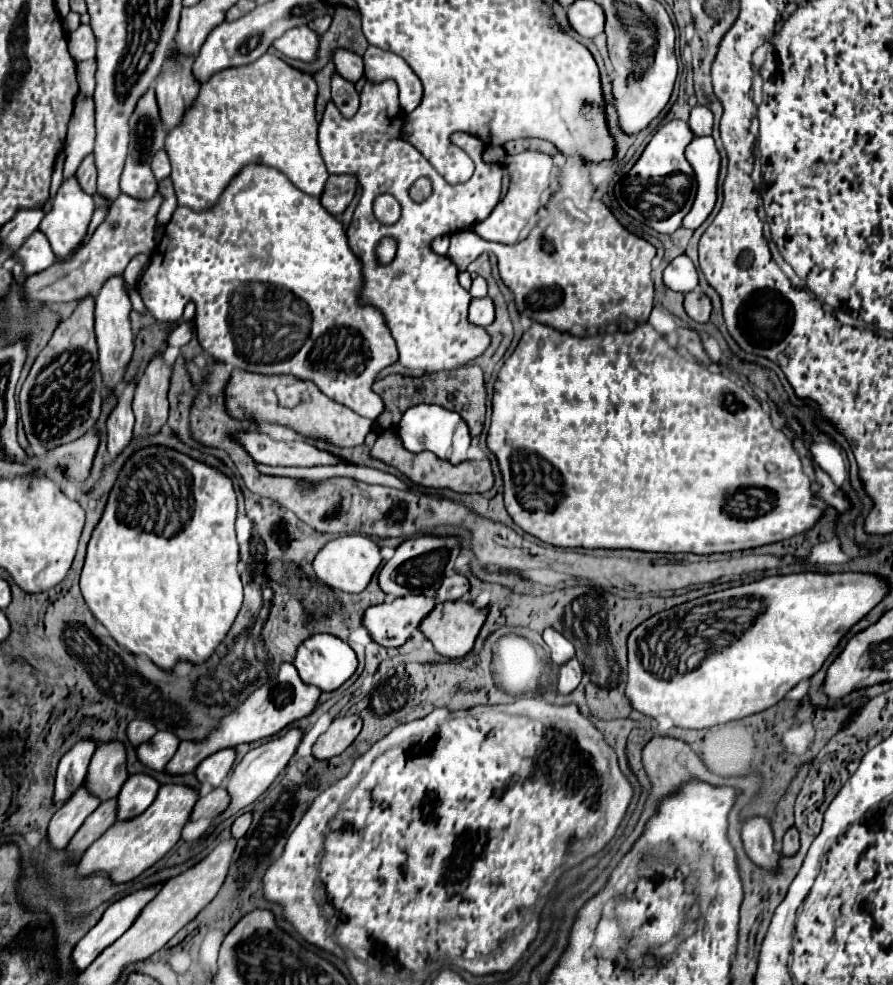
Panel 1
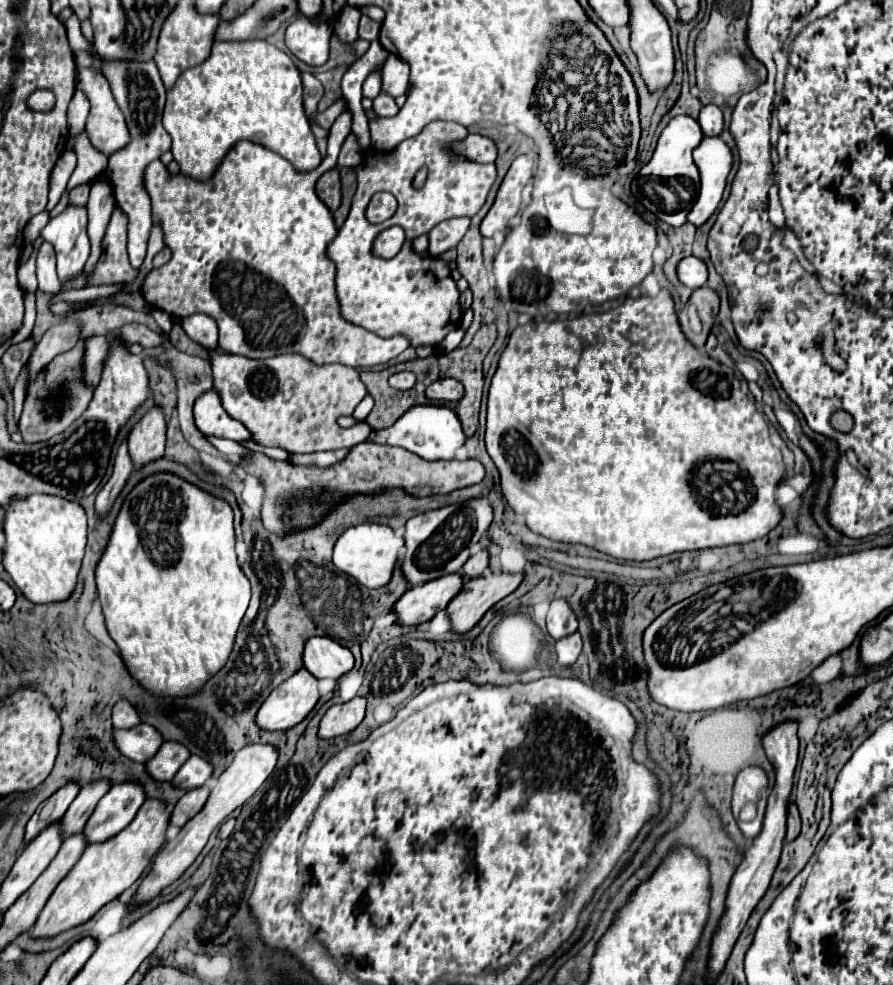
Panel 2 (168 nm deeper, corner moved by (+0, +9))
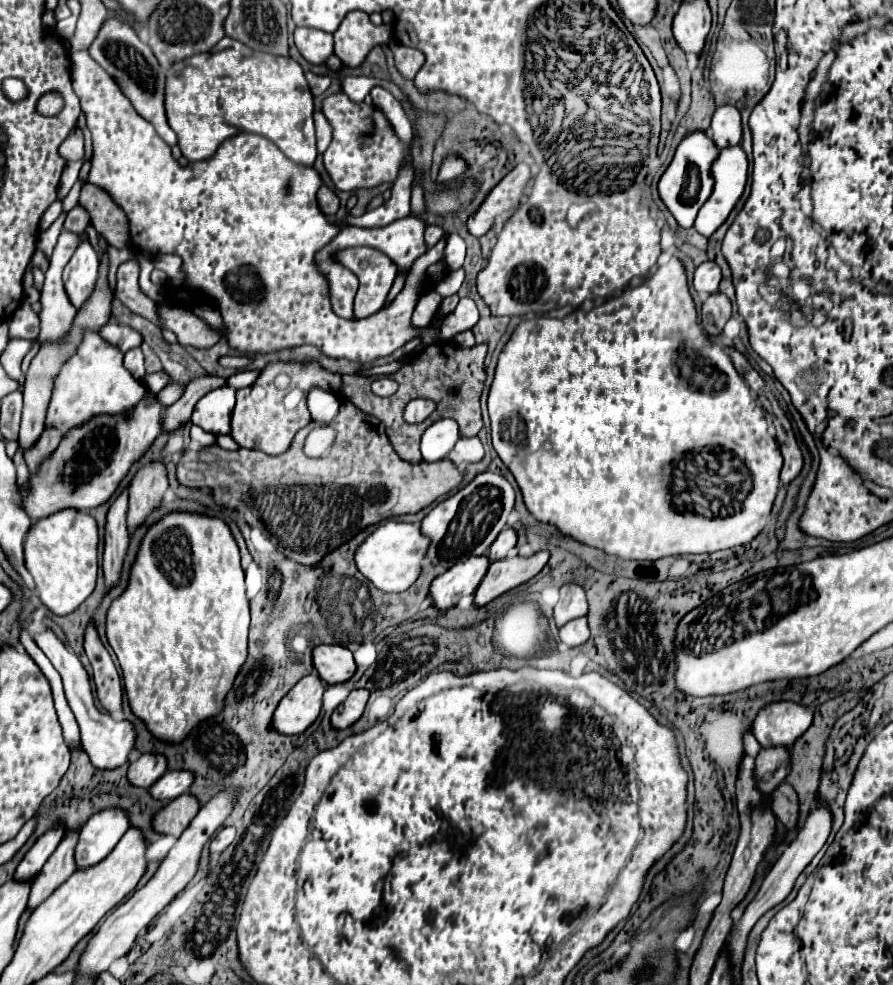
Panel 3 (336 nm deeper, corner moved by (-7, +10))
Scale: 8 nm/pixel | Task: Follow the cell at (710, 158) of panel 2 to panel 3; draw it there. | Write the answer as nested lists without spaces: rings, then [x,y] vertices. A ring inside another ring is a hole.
[[[730,146],[728,150],[720,150],[716,162],[712,162],[714,190],[706,204],[700,208],[694,228],[702,236],[710,236],[716,228],[728,218],[734,204],[744,192],[748,178],[748,160],[740,146]]]

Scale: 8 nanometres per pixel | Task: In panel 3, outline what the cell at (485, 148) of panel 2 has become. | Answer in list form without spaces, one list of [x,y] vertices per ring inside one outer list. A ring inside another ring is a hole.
[[[448,154],[440,166],[440,172],[438,172],[438,182],[448,182],[448,180],[454,180],[458,176],[462,176],[464,172],[468,170],[468,164],[464,158],[456,156],[456,154]]]

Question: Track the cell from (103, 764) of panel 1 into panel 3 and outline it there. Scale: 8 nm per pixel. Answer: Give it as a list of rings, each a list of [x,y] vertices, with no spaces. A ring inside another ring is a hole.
[[[72,830],[70,834],[66,834],[66,838],[62,838],[60,846],[56,846],[54,854],[44,864],[44,870],[32,884],[28,906],[32,908],[40,906],[72,874],[72,870],[76,870],[76,862],[74,862],[76,842],[78,842],[78,832]]]

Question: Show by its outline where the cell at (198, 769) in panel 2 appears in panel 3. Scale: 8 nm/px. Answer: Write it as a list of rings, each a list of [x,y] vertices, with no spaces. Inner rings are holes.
[[[174,770],[174,772],[166,772],[164,778],[160,778],[152,788],[150,788],[150,794],[158,800],[174,800],[178,798],[180,794],[188,792],[190,786],[194,782],[194,774],[188,772],[188,770]]]

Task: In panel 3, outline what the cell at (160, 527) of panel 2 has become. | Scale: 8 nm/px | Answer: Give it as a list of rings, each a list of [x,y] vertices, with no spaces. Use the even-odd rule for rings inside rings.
[[[168,512],[164,518],[148,526],[148,532],[144,534],[138,554],[130,568],[128,586],[124,592],[112,600],[108,614],[106,614],[106,638],[112,646],[112,650],[118,656],[122,674],[124,674],[124,688],[128,694],[128,702],[132,706],[132,712],[146,722],[150,732],[156,738],[162,738],[166,742],[180,742],[184,736],[204,718],[210,718],[222,710],[224,698],[228,690],[234,684],[234,678],[240,670],[240,666],[246,660],[246,646],[248,646],[248,626],[250,626],[250,602],[246,596],[246,584],[244,584],[244,570],[240,566],[240,550],[238,544],[230,532],[230,526],[222,518],[210,518],[196,512]]]

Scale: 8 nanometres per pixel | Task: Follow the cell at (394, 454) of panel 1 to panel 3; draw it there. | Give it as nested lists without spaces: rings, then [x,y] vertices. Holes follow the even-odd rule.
[[[342,402],[340,412],[328,424],[336,430],[336,440],[330,452],[322,458],[310,458],[304,454],[304,440],[308,432],[312,432],[318,426],[318,422],[310,422],[306,428],[302,428],[296,434],[292,448],[280,456],[268,456],[260,450],[248,448],[238,448],[232,452],[220,446],[208,446],[200,452],[186,450],[178,462],[178,480],[186,486],[208,488],[218,504],[234,508],[246,518],[246,522],[266,528],[276,548],[298,564],[320,562],[326,556],[326,552],[338,548],[342,542],[350,540],[368,524],[376,524],[400,514],[420,512],[422,508],[430,506],[436,498],[456,490],[464,480],[464,472],[460,472],[456,464],[452,464],[448,458],[432,464],[424,460],[400,460],[396,450],[392,450],[392,444],[388,442],[384,424],[352,406],[352,402]]]

